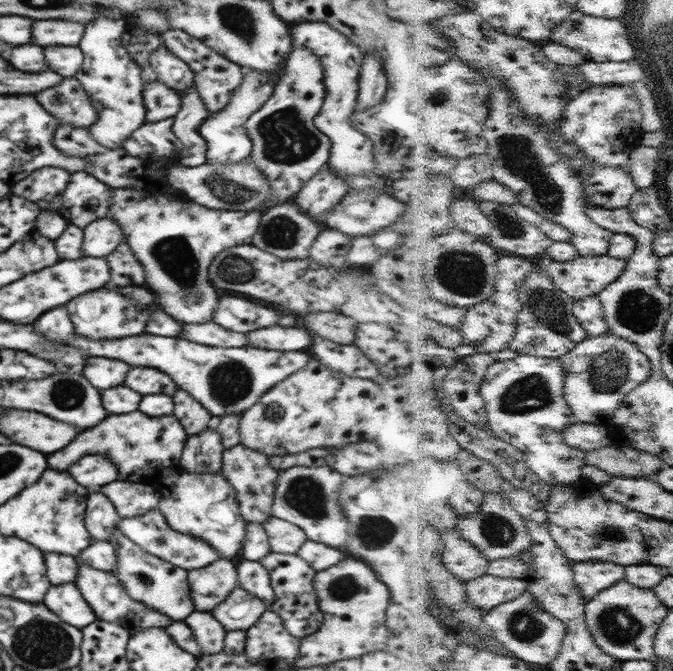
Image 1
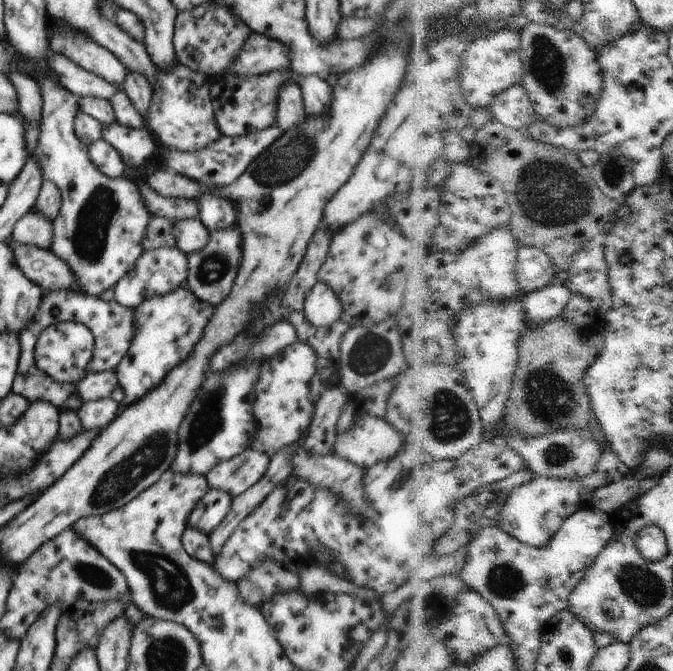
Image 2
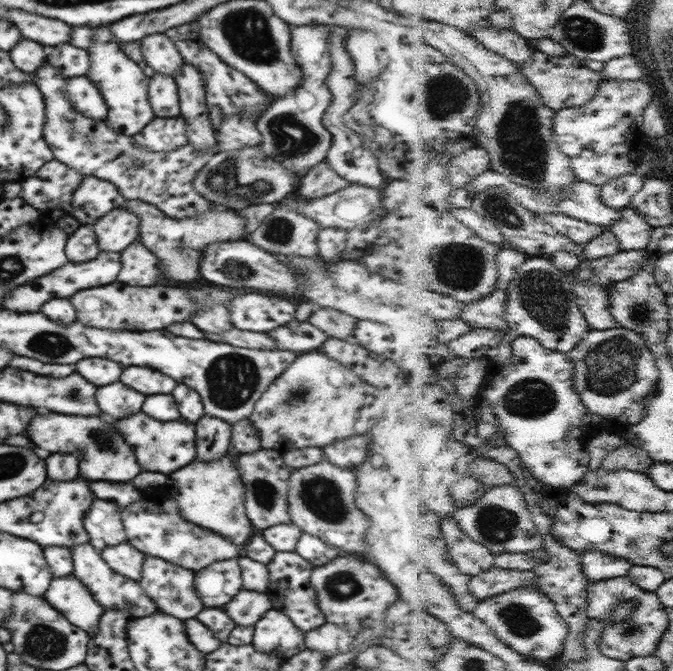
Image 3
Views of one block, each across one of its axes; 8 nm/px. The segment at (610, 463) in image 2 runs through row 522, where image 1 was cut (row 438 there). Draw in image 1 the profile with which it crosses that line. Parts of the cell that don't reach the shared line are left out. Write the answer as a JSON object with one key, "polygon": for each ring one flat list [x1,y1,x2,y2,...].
{"polygon":[[524,354,510,360,498,360,487,372,487,378,481,384,481,394,487,402,489,424,495,438,505,440,514,448,526,453,526,462,542,480,554,486,557,484,576,484,588,465,588,452,574,448,564,441,567,428,579,422,566,397,567,368,561,358,552,356,534,356]]}

